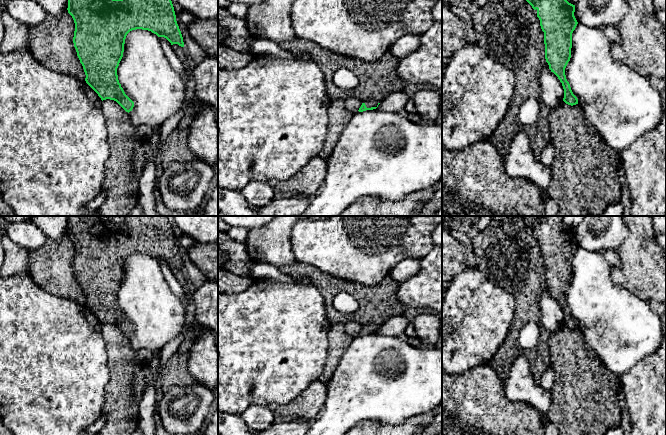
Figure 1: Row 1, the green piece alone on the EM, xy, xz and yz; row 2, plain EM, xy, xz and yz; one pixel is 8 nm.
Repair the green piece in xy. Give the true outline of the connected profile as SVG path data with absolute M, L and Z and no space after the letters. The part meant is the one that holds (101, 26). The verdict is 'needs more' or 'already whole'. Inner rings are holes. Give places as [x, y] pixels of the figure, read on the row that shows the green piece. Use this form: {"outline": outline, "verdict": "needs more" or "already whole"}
{"outline": "M68 0L67 10L75 23L73 43L86 83L102 101L114 100L128 113L134 102L125 94L117 75L127 34L136 29L148 30L166 38L171 45L184 47L171 0Z", "verdict": "already whole"}

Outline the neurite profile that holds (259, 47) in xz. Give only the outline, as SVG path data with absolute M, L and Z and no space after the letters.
M251 38L250 53L254 57L269 57L280 60L294 58L294 56L284 50L279 43L264 38Z

